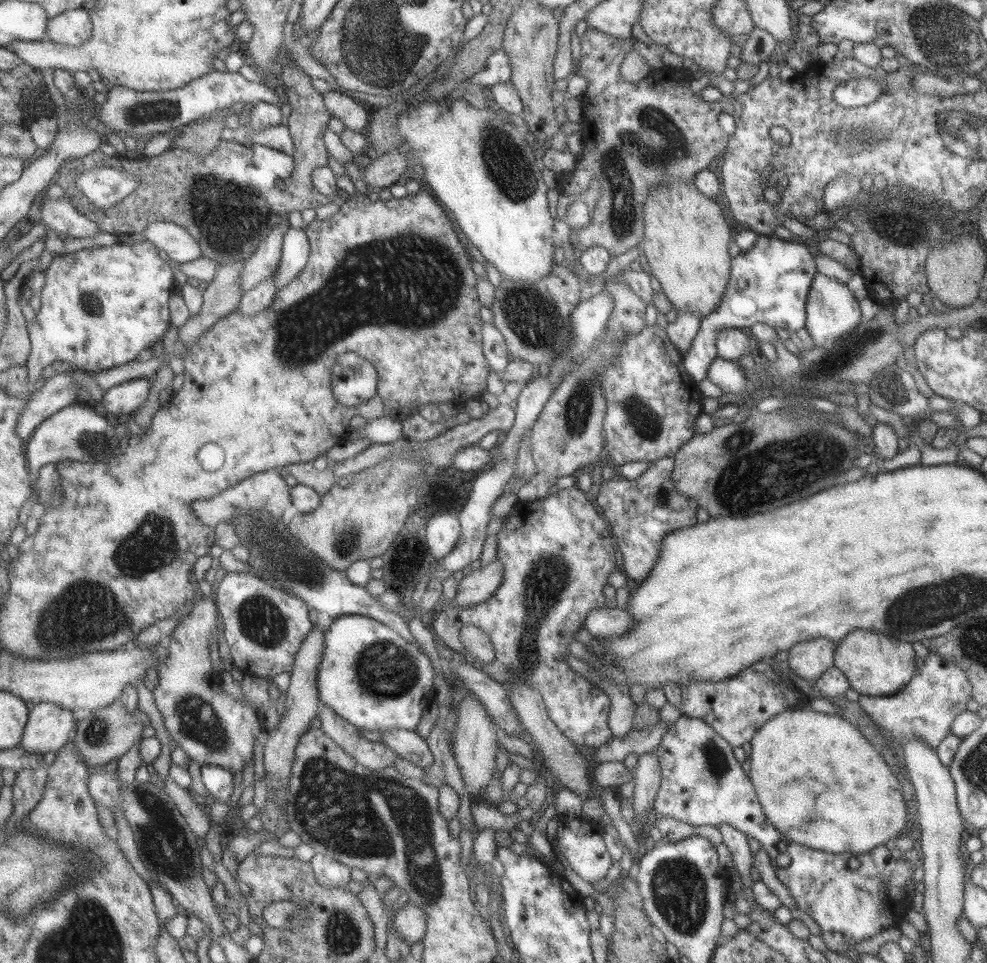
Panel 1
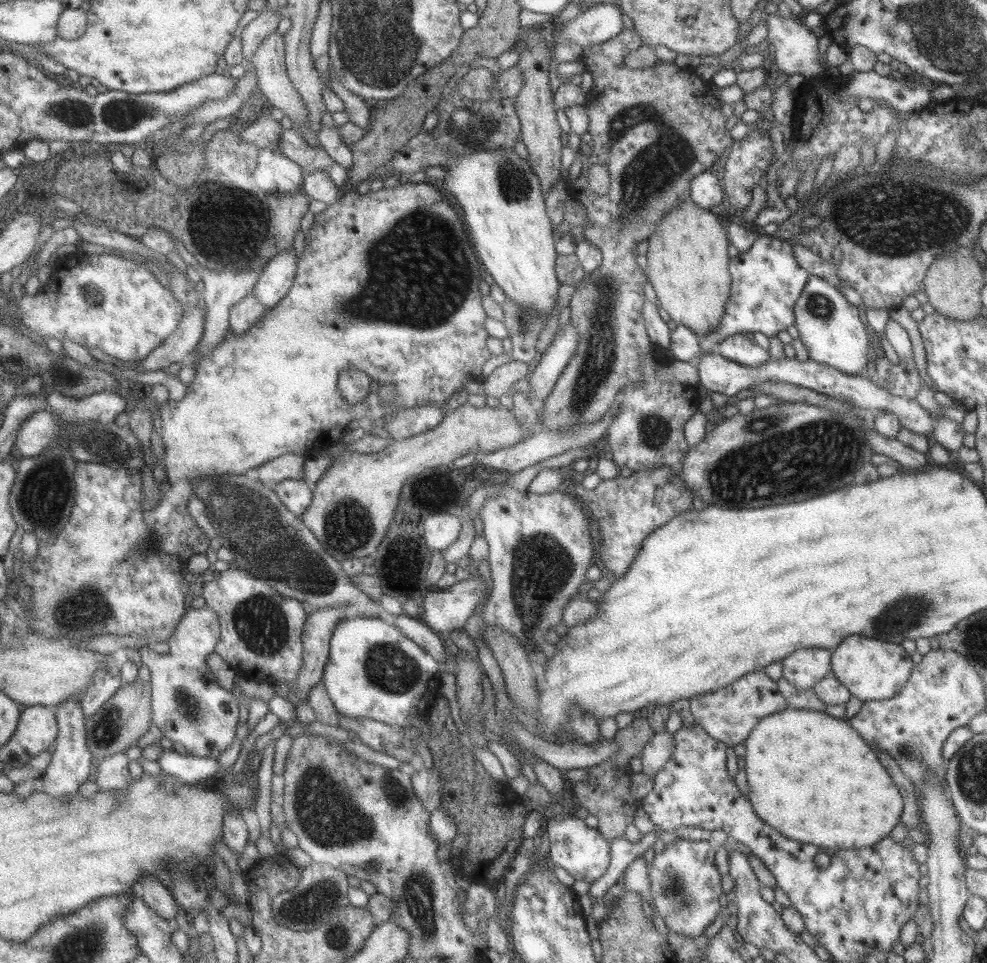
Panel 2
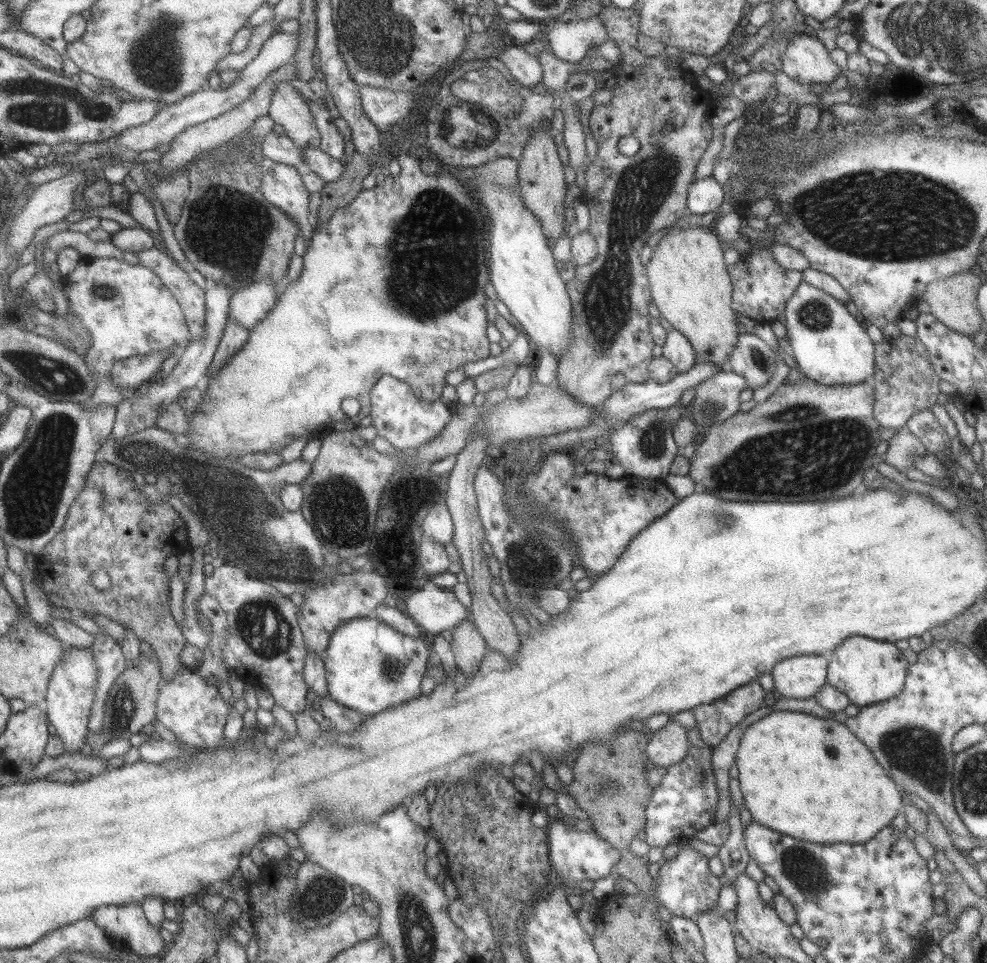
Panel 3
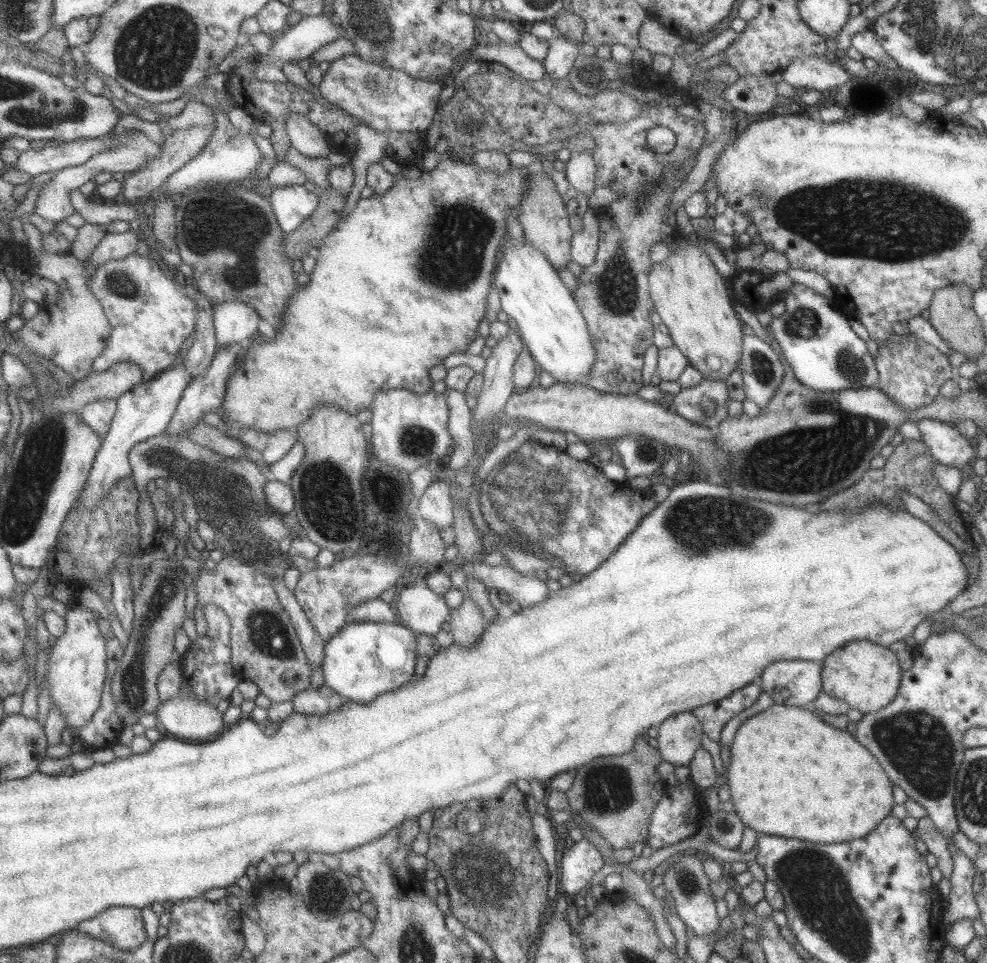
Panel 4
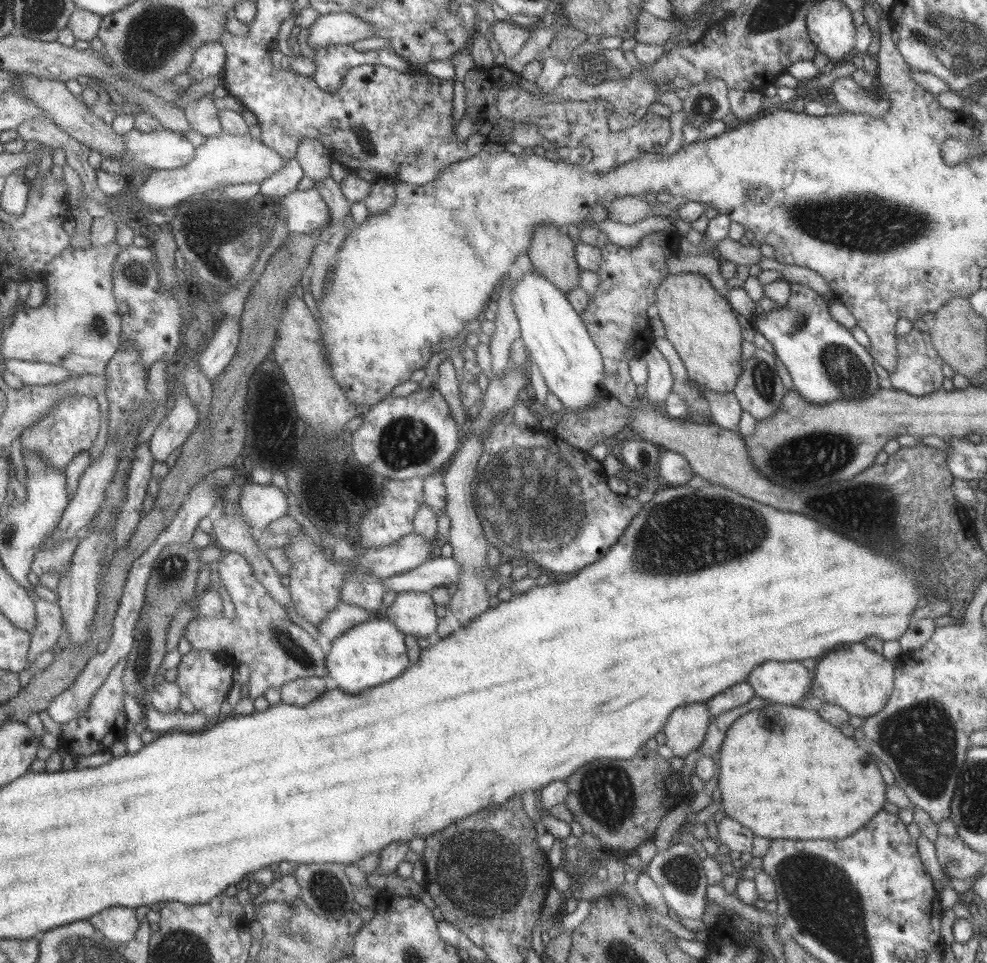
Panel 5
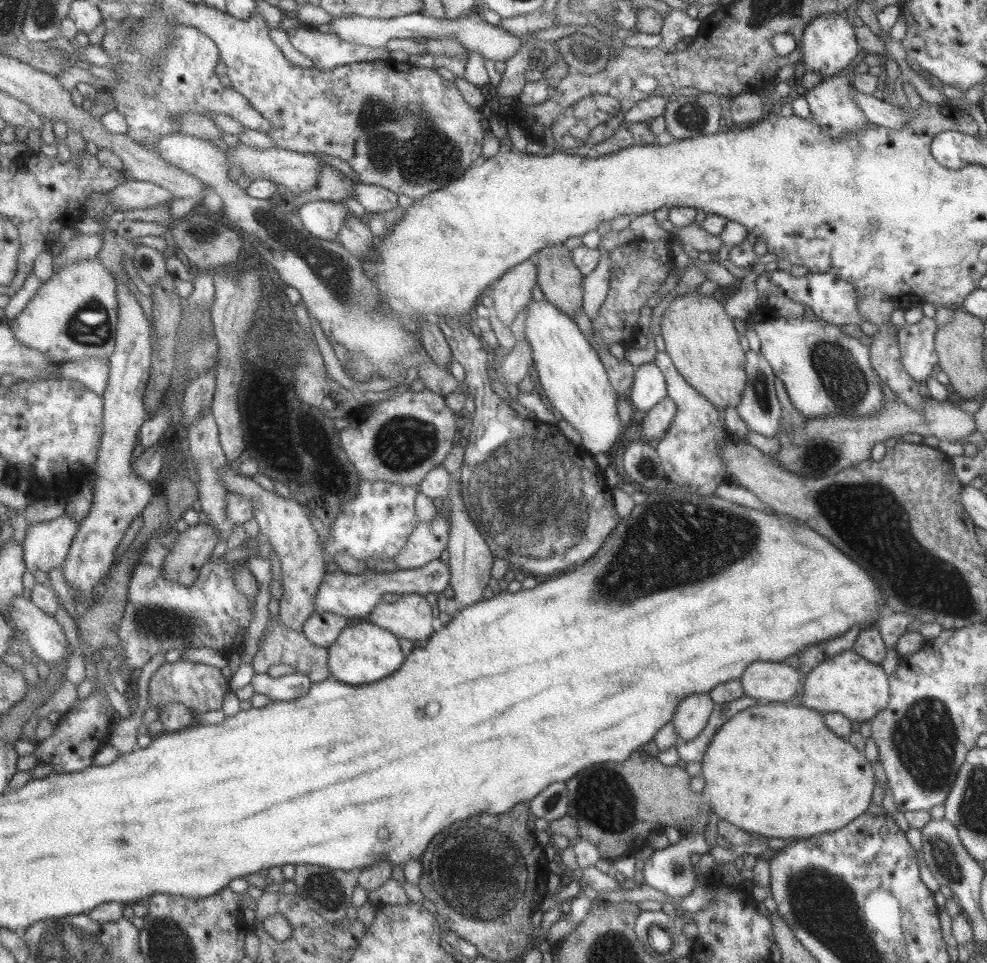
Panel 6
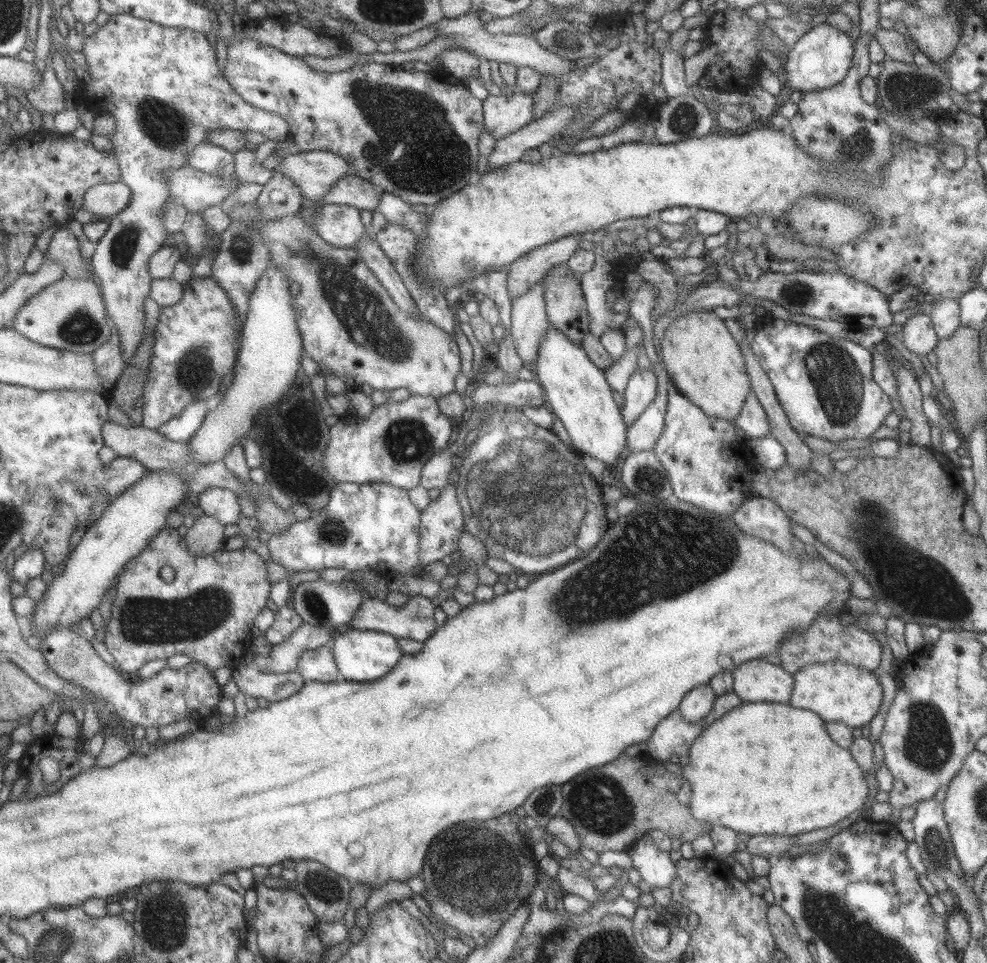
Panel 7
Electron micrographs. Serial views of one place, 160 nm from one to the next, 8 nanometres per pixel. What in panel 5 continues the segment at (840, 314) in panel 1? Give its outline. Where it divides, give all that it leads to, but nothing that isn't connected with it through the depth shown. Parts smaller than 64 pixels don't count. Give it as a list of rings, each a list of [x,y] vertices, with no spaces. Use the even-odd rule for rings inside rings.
[[[790,283],[788,301],[780,308],[766,308],[764,312],[757,314],[751,326],[771,343],[773,357],[776,356],[785,367],[793,381],[792,389],[799,392],[805,403],[823,405],[839,400],[861,400],[873,395],[881,387],[867,349],[859,346],[851,332],[831,318],[823,297],[807,286]]]

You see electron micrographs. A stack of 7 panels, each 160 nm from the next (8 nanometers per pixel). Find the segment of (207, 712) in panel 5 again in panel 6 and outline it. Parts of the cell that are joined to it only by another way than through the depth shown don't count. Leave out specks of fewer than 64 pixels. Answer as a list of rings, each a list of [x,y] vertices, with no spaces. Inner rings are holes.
[[[183,659],[172,663],[162,663],[150,677],[147,686],[147,706],[148,708],[157,708],[163,710],[166,704],[177,704],[178,702],[185,705],[188,709],[193,709],[195,713],[207,712],[210,710],[218,710],[222,708],[222,700],[225,692],[229,690],[228,688],[229,679],[223,677],[218,668],[202,664],[195,663]]]

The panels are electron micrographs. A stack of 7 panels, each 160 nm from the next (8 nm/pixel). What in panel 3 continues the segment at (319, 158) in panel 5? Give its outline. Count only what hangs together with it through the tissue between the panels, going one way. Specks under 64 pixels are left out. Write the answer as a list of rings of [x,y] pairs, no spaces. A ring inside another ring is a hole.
[[[289,81],[274,86],[268,116],[283,127],[286,136],[301,150],[318,148],[320,134],[308,104],[297,94]]]

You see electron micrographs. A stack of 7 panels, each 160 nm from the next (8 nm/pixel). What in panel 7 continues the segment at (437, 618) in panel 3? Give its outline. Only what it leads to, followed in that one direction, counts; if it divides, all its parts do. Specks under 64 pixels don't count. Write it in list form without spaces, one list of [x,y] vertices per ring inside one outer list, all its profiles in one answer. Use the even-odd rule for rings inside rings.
[[[421,595],[407,596],[406,603],[403,607],[392,607],[388,605],[385,600],[363,600],[353,612],[351,620],[349,620],[349,628],[355,630],[375,630],[377,632],[384,632],[398,638],[410,638],[417,642],[424,642],[428,636],[431,636],[436,629],[436,624],[433,619],[434,605],[431,599]]]

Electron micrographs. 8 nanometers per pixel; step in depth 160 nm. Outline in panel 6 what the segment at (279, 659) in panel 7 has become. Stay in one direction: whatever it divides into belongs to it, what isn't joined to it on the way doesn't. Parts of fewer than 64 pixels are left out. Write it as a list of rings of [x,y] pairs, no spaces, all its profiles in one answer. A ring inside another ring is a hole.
[[[330,612],[315,613],[305,622],[300,630],[303,636],[315,646],[327,648],[336,638],[339,632],[353,621],[347,620]]]

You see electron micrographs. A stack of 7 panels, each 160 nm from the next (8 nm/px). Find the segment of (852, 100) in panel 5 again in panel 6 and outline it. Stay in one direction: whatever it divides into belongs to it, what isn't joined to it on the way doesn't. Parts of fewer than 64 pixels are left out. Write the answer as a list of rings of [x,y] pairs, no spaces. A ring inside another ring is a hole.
[[[852,90],[850,95],[870,124],[890,128],[891,131],[903,130],[908,125],[908,116],[901,108],[875,98],[871,94],[863,94],[856,90]]]

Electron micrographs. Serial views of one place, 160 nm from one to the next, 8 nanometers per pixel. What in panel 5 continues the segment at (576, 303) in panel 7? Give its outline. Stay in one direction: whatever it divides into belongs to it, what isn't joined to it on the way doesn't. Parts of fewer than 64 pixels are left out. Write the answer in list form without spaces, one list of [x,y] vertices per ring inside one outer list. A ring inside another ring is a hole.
[[[538,224],[526,252],[532,270],[546,278],[561,294],[567,294],[579,284],[574,241],[566,231],[554,224]]]

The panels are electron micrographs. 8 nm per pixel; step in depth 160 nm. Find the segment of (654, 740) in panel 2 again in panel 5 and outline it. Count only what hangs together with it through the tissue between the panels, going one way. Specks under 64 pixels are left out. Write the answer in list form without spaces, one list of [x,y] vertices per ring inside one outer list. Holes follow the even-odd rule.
[[[694,702],[673,709],[664,724],[665,745],[674,756],[684,758],[699,748],[710,714],[704,703]]]

